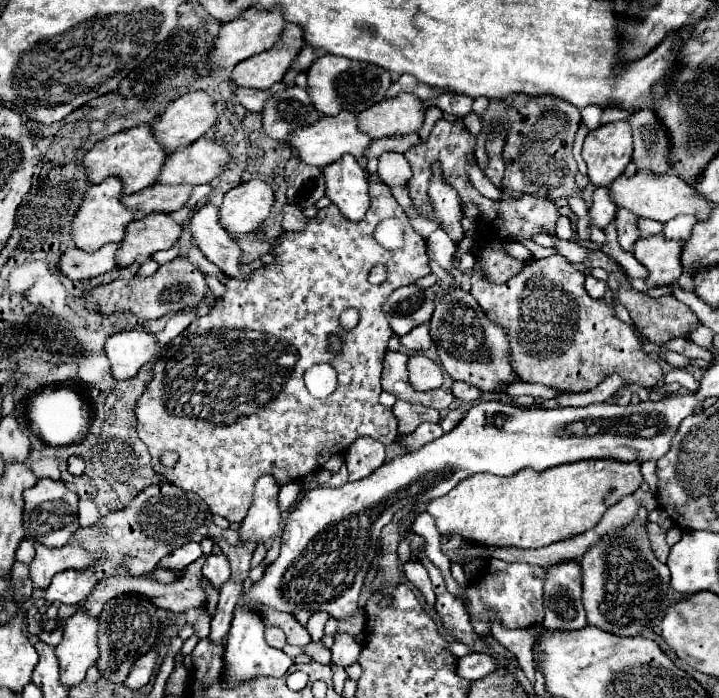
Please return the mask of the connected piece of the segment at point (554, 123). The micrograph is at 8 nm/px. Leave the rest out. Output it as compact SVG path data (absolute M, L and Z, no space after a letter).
M514 93L506 99L490 99L488 109L480 115L482 131L476 137L476 161L478 167L486 167L488 157L484 149L484 141L488 137L490 125L494 121L508 123L506 137L506 175L502 179L502 191L518 199L520 195L534 195L548 201L556 201L558 197L568 197L576 193L574 175L578 171L576 161L572 157L574 135L580 127L580 109L564 99L554 95L524 95Z

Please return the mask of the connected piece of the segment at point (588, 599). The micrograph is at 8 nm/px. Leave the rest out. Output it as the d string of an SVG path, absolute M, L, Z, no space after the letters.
M640 507L634 521L604 535L584 553L580 563L588 623L622 637L640 635L640 631L650 625L652 617L660 611L660 603L670 583L668 567L654 557L650 547L646 517L648 511Z

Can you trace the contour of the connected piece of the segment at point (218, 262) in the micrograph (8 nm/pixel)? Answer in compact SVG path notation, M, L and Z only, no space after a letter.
M206 203L204 207L196 209L192 213L192 219L188 223L194 245L206 255L208 261L212 261L216 267L220 267L230 277L246 277L240 273L240 249L236 241L230 237L226 229L218 223L218 209L212 203Z

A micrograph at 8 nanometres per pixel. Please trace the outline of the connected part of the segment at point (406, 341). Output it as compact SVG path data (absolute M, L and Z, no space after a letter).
M428 325L414 327L410 333L400 337L400 345L412 349L412 351L426 351L432 345L432 339L428 335Z

